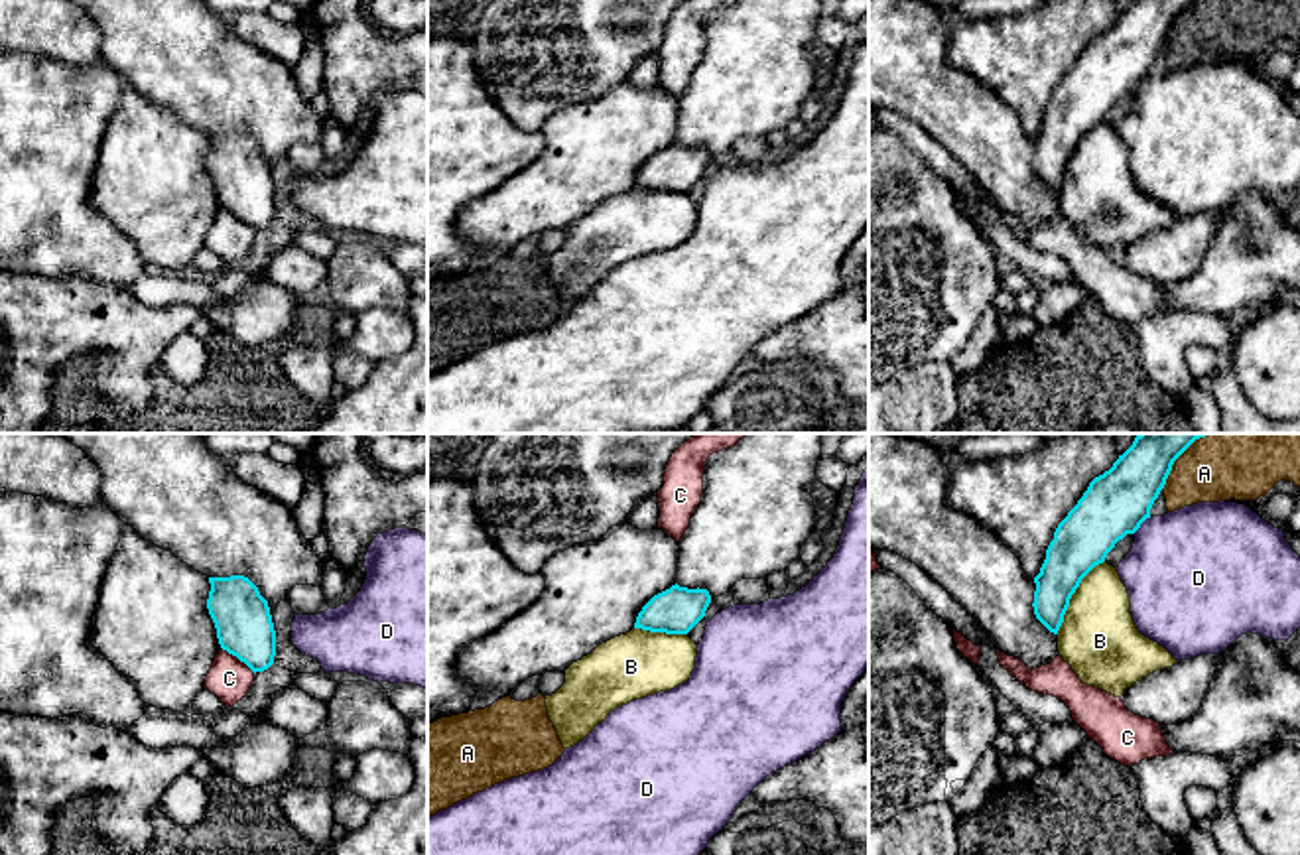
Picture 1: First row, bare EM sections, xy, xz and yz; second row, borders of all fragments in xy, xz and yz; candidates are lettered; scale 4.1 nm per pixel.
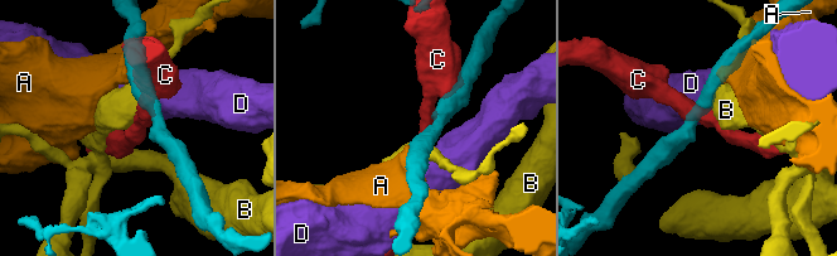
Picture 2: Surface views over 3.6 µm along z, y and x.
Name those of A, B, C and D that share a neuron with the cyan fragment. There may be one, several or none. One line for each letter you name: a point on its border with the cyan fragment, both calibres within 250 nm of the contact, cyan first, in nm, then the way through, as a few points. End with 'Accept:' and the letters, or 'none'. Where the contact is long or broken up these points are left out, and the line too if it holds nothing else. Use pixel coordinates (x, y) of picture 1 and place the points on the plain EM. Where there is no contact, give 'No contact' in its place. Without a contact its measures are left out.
Accept: none

